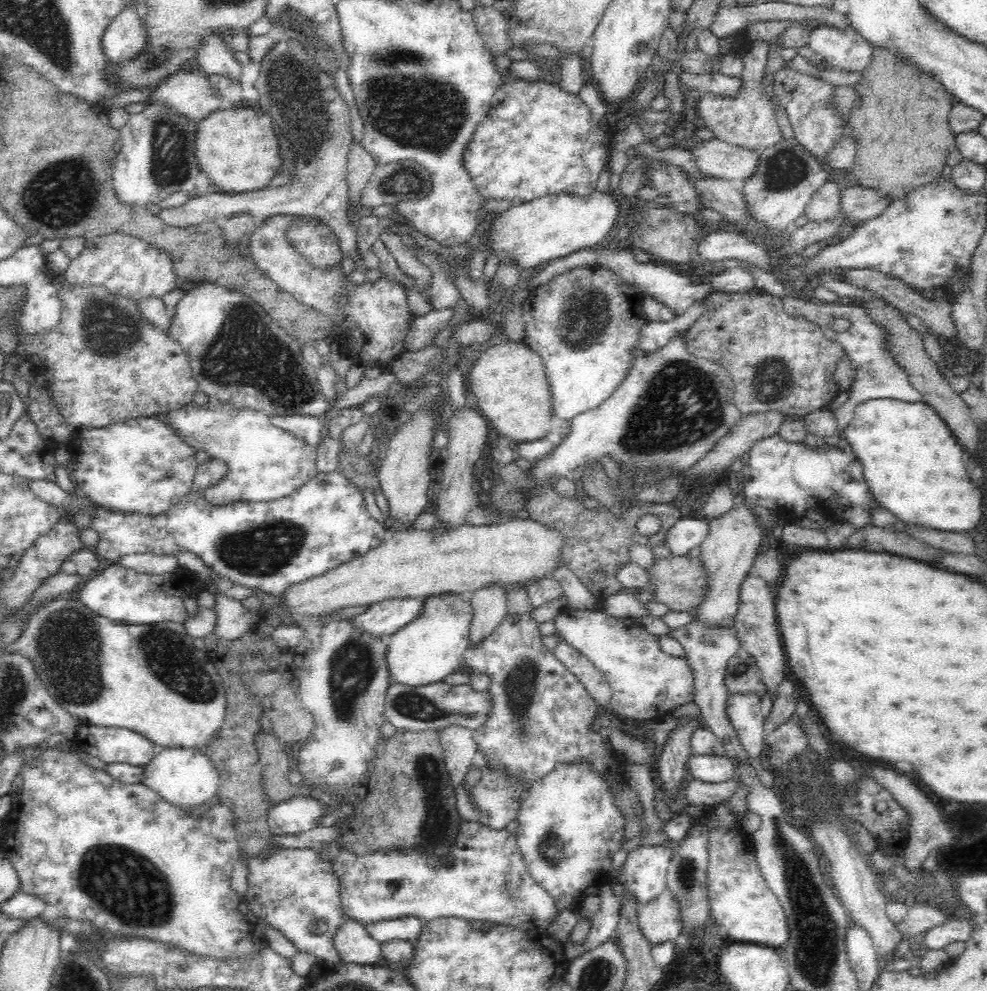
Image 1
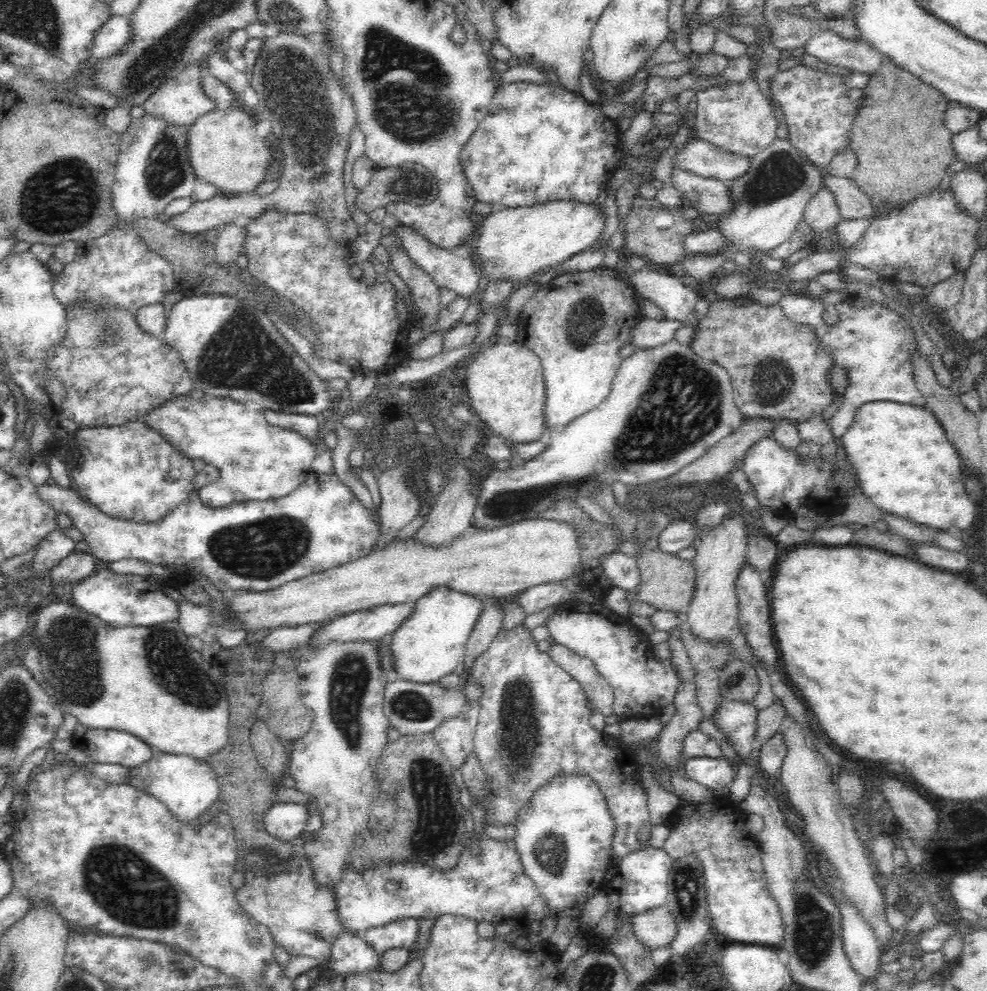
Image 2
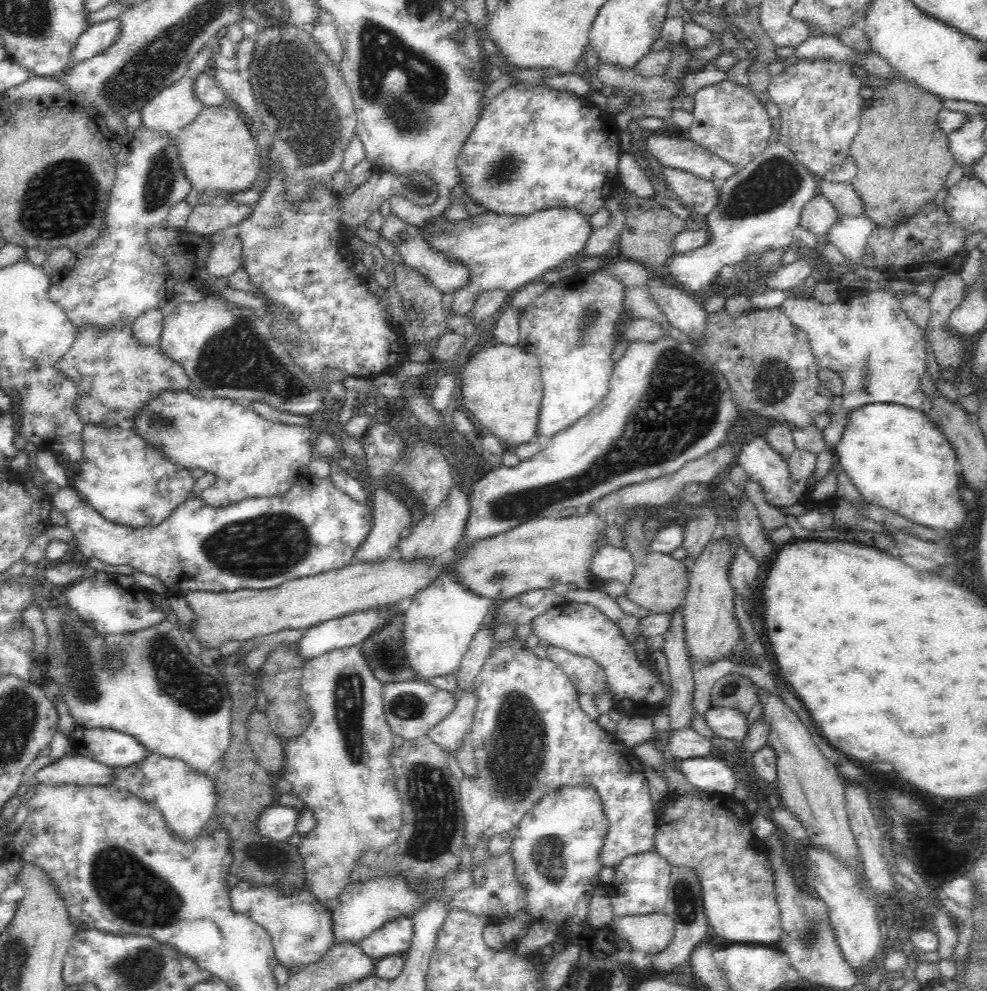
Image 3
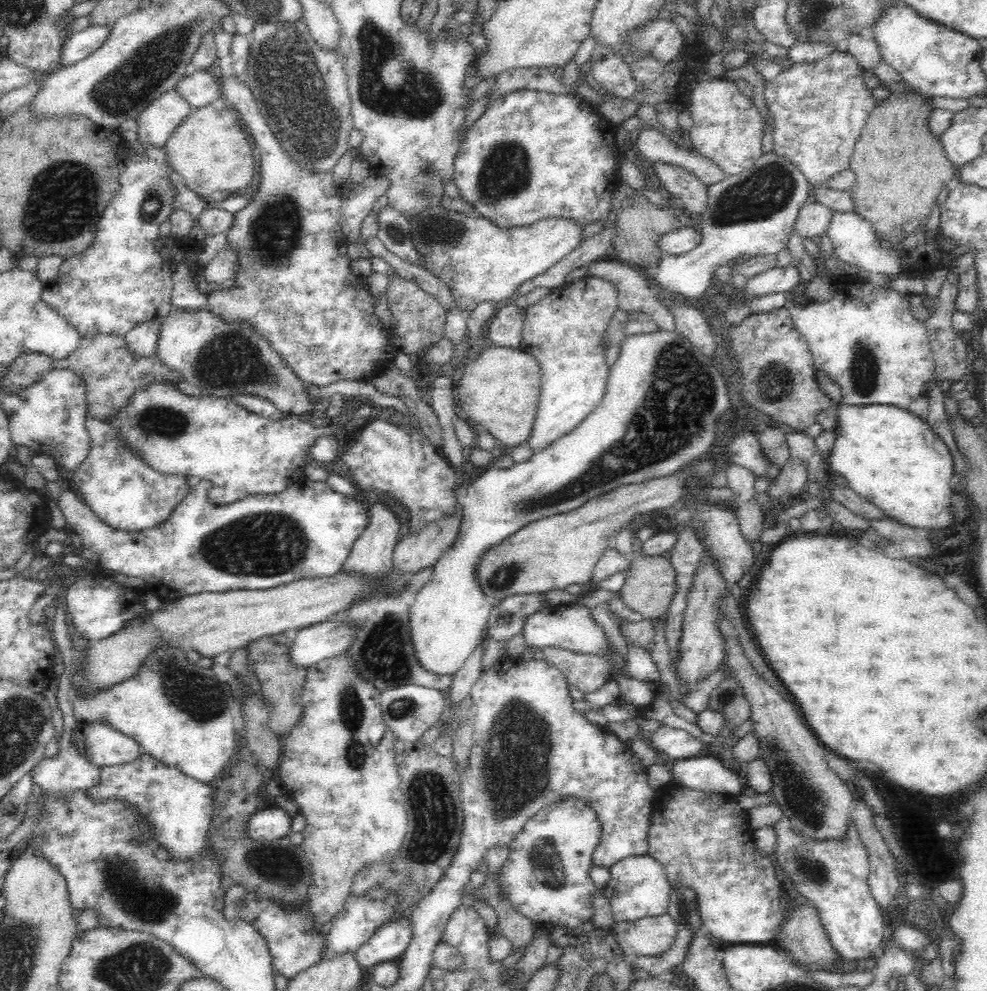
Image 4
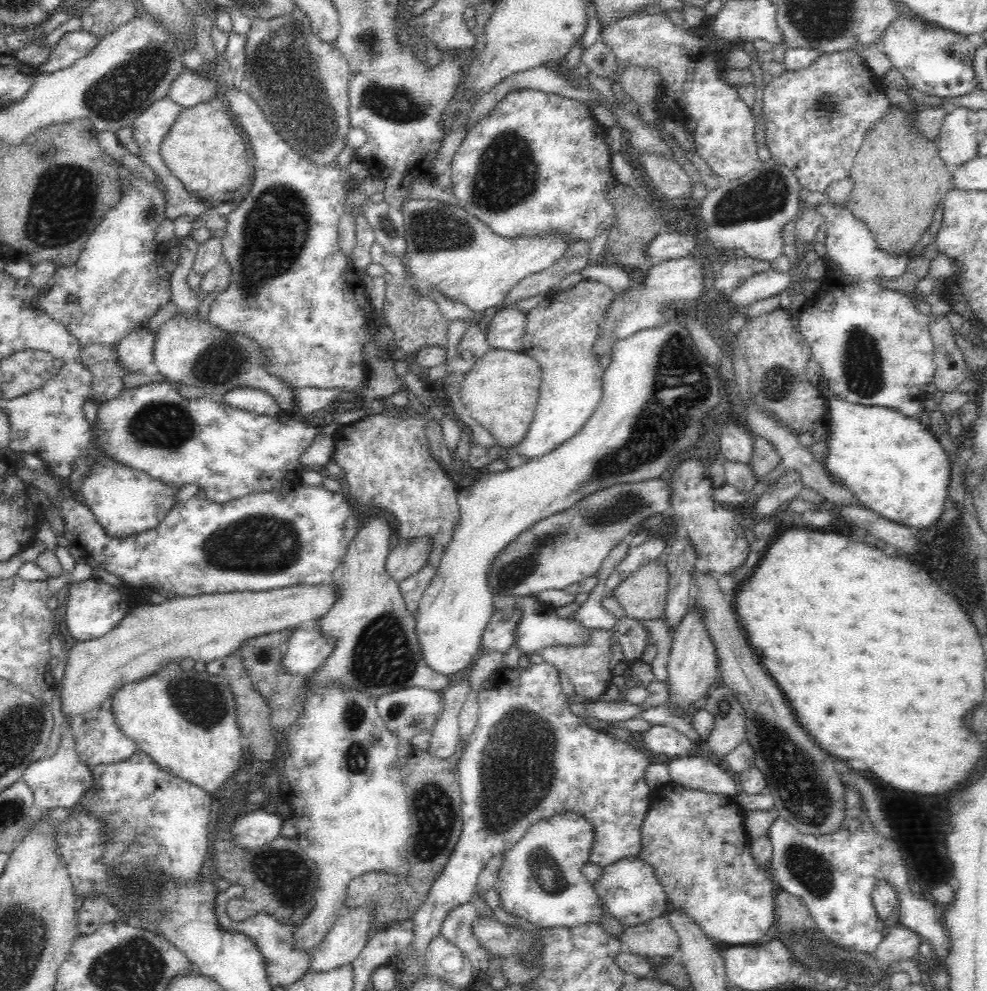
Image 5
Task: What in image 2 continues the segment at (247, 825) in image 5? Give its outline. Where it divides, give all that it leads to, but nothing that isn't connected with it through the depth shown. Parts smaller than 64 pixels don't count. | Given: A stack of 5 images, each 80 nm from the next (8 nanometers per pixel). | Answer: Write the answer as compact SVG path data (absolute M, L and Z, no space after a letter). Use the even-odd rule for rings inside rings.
M276 802L261 810L265 830L276 839L291 841L299 838L310 820L310 804Z

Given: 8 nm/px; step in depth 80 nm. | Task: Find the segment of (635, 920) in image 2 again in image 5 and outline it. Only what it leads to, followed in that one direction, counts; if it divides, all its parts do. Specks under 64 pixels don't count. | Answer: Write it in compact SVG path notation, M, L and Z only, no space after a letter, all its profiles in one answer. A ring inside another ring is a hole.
M666 915L642 921L640 924L623 925L618 937L624 951L649 957L668 957L678 950L680 943L678 933L672 925L672 919Z

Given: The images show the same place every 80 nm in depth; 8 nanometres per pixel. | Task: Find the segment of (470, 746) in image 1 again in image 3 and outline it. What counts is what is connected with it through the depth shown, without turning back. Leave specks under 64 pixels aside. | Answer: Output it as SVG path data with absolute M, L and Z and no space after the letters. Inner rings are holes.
M473 688L459 693L456 709L434 726L427 736L430 736L446 755L456 757L463 750L466 739L470 738L477 705L478 696Z

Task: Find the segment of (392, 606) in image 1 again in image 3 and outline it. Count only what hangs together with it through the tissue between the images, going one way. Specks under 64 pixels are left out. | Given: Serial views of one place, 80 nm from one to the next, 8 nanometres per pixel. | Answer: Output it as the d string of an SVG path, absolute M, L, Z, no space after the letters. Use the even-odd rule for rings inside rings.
M392 607L369 608L365 611L353 612L340 618L326 620L326 622L309 627L297 645L298 649L300 649L300 657L302 657L302 660L306 660L308 657L318 656L320 653L328 652L333 648L360 645L366 638L370 638L372 634L376 634L378 630L386 628L388 624L392 624L396 612L398 612L398 609L394 611Z

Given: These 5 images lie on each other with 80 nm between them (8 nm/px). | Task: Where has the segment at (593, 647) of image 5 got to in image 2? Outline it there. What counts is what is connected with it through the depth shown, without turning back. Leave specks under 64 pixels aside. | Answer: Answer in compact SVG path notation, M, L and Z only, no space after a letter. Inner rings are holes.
M556 642L551 643L548 654L580 682L582 689L602 715L607 717L613 712L613 689L606 678L599 673L592 660Z

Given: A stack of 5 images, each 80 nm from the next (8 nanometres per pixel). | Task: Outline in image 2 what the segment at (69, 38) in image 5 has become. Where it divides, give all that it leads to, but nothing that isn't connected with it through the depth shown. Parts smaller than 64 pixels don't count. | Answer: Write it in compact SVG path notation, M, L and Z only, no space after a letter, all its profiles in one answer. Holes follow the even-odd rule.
M129 16L110 18L94 38L93 56L96 59L114 58L134 42L134 27Z

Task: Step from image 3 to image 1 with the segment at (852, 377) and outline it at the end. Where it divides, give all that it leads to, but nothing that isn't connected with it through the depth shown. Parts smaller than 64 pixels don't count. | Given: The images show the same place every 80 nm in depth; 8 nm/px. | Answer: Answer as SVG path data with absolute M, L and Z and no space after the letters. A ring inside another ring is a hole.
M788 296L782 298L782 302L786 312L794 316L804 317L810 322L820 325L820 329L822 329L824 335L840 343L844 353L850 357L850 362L854 370L854 381L850 386L850 396L848 400L834 412L836 421L838 421L840 434L852 420L854 409L862 400L891 398L911 403L922 401L922 395L910 384L910 381L907 379L907 374L892 361L892 357L890 357L890 353L888 353L888 349L886 349L885 346L887 340L883 338L883 332L877 327L878 324L874 324L867 318L864 308L851 301L824 303L822 301L798 300ZM834 317L848 319L850 322L849 328L842 332L834 330L830 325Z

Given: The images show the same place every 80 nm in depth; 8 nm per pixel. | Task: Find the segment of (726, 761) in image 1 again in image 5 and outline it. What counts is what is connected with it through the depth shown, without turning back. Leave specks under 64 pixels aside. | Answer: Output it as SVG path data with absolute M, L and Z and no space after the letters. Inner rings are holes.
M683 757L670 760L670 780L686 788L721 795L740 791L740 782L734 771L724 770L706 758Z

